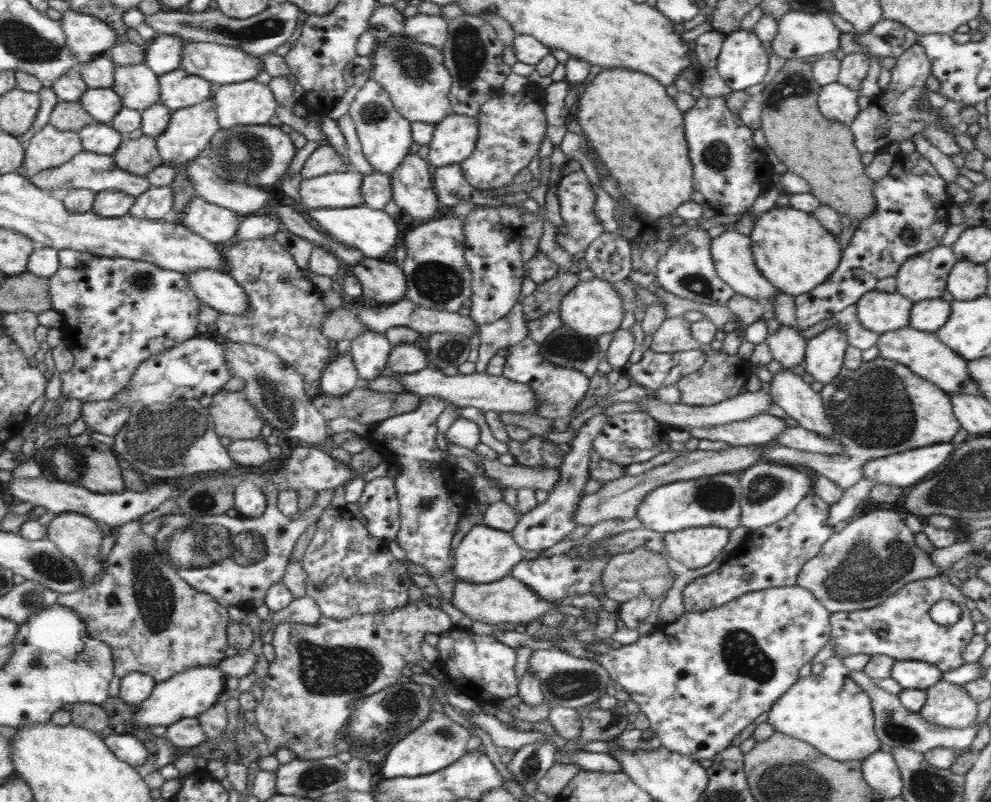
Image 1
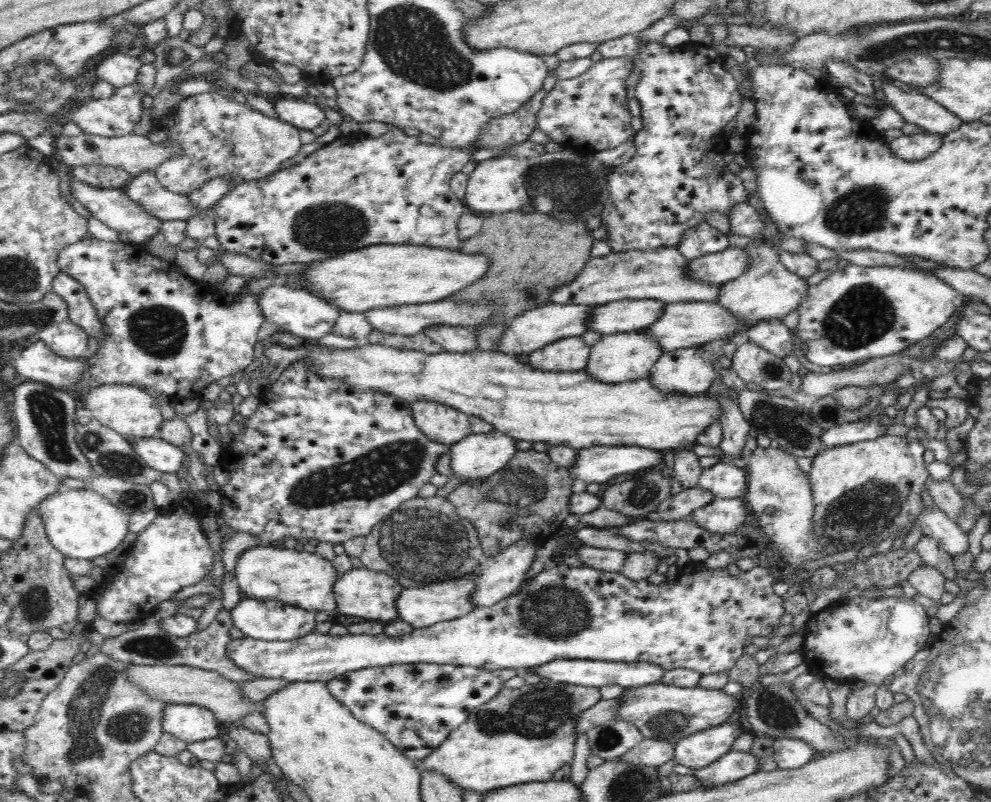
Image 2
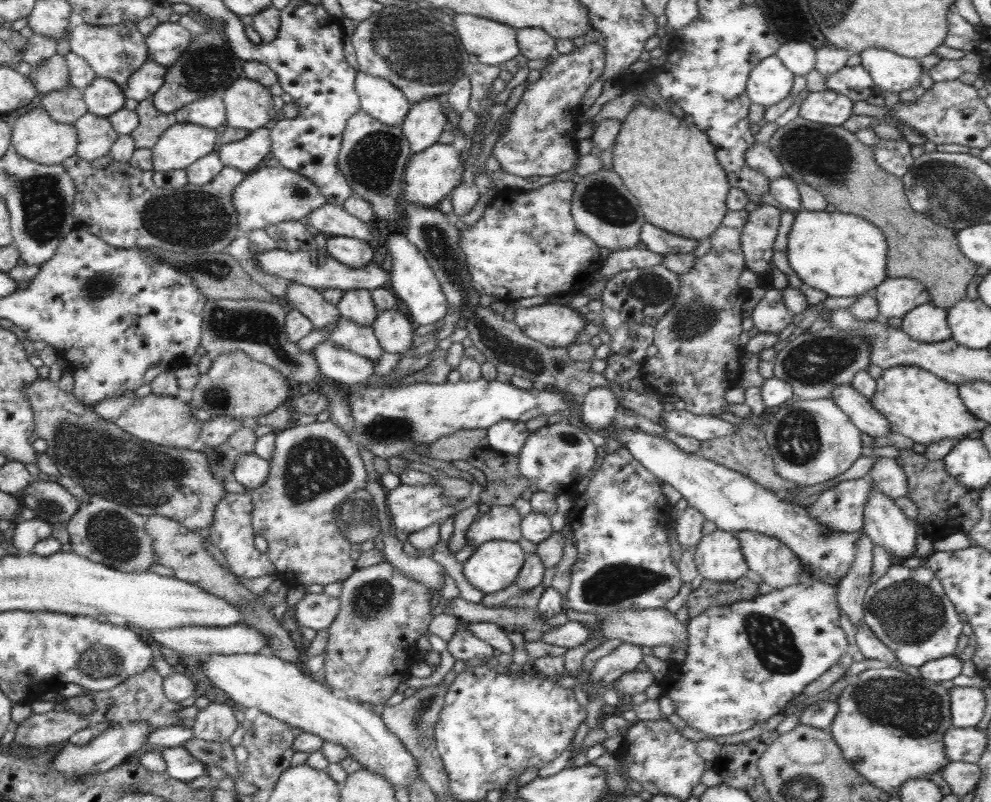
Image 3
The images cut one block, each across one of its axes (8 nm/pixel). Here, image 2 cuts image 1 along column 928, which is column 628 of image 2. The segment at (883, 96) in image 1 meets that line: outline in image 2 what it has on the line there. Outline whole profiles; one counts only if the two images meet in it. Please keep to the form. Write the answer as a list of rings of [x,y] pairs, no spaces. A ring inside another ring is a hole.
[[[604,58],[594,63],[584,74],[566,80],[558,79],[554,88],[543,98],[542,106],[536,113],[537,128],[552,142],[557,142],[563,147],[571,148],[581,156],[602,152],[616,148],[620,144],[631,143],[635,137],[635,130],[630,125],[632,118],[629,111],[625,79],[633,72],[631,58]]]

